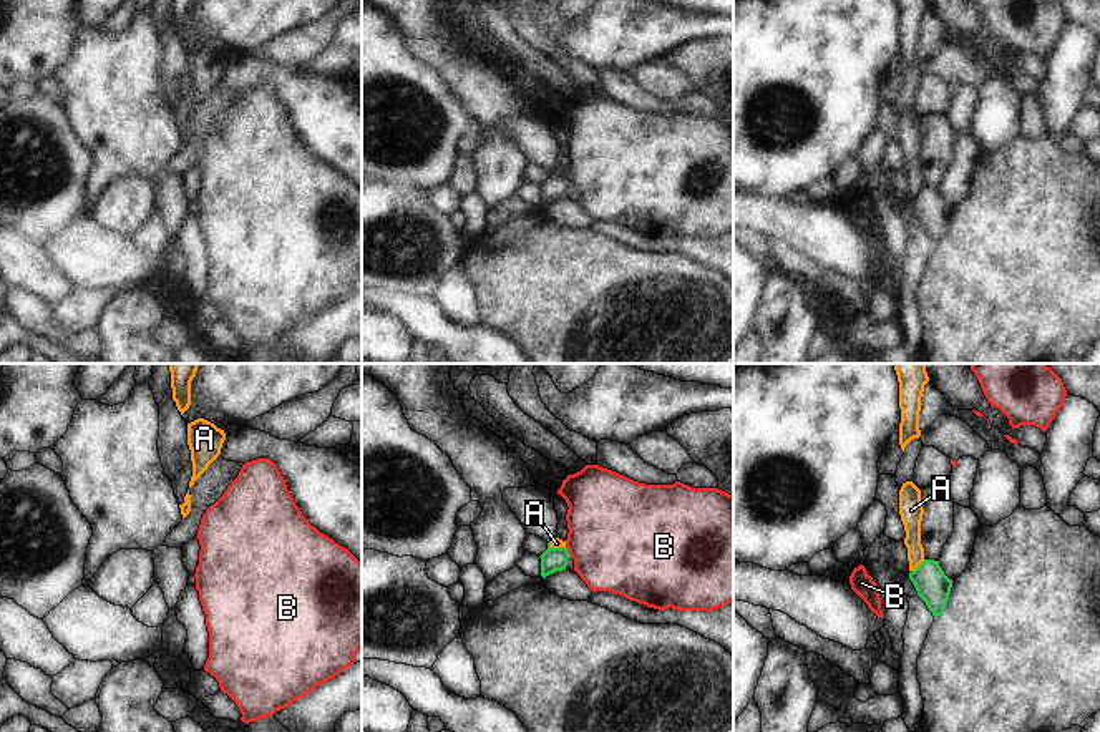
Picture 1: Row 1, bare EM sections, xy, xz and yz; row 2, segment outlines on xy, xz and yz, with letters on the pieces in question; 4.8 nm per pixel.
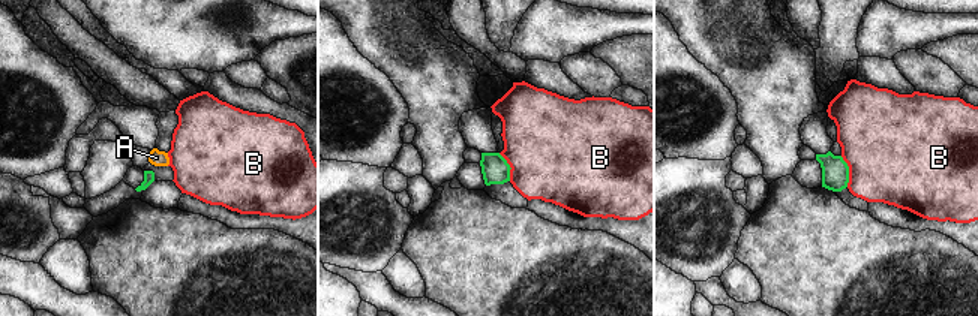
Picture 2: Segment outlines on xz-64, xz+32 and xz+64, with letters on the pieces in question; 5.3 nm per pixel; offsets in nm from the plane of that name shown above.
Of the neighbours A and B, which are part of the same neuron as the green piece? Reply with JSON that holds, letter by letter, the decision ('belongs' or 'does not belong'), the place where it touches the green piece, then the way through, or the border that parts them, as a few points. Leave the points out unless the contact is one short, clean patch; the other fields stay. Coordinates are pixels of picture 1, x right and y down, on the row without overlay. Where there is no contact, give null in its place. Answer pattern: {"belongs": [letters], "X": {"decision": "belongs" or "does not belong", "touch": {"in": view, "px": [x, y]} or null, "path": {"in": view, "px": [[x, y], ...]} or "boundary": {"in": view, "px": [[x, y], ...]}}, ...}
{"belongs": [], "A": {"decision": "does not belong", "touch": {"in": "yz", "px": [919, 193]}, "boundary": {"in": "yz", "px": [[924, 188], [911, 200]]}}, "B": {"decision": "does not belong", "touch": {"in": "xz", "px": [568, 180]}}}

